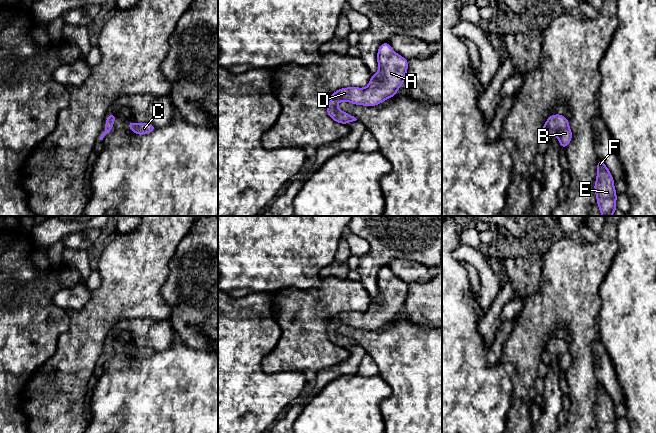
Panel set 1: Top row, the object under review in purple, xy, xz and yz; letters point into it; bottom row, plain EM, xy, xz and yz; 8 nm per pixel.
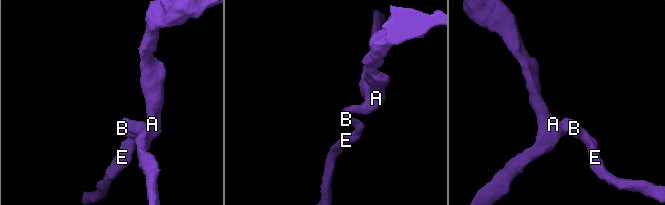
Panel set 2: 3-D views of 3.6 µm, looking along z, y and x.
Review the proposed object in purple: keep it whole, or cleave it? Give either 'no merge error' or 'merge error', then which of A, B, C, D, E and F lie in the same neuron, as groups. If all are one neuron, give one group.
no merge error | A B C D E F

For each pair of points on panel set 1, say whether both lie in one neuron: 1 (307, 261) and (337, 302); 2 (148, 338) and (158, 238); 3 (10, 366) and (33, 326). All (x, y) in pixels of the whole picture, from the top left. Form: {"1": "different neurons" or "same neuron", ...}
{"1": "different neurons", "2": "different neurons", "3": "same neuron"}

